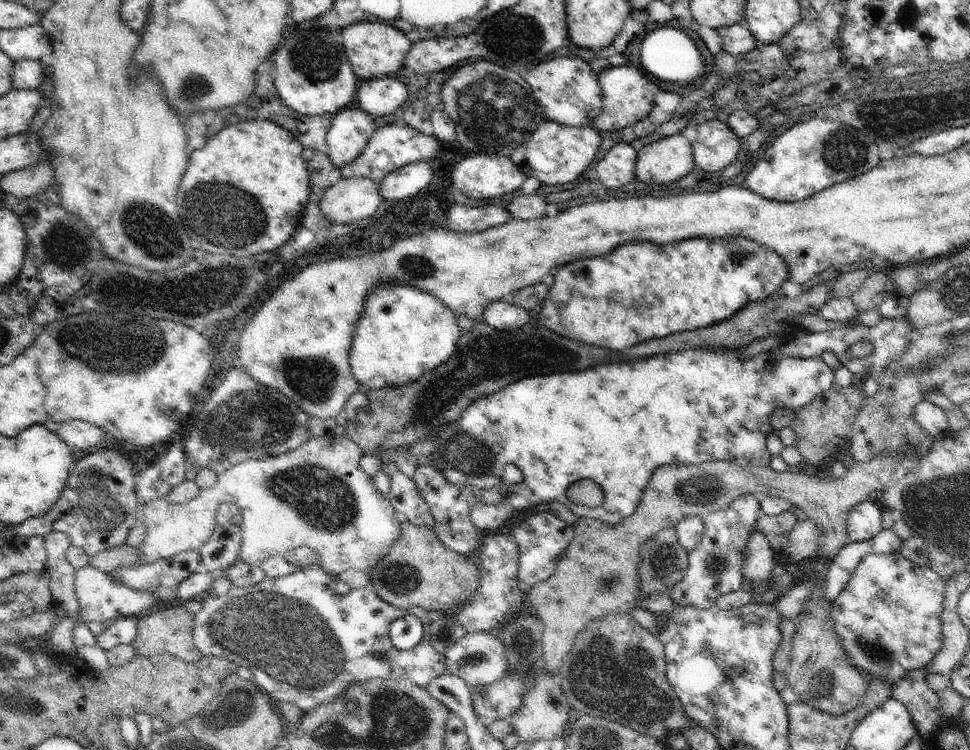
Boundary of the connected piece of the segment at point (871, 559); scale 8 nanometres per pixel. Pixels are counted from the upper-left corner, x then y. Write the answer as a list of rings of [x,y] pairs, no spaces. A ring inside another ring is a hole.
[[[901,550],[889,555],[866,555],[847,587],[832,602],[831,619],[849,656],[849,663],[856,669],[870,672],[873,678],[888,679],[893,686],[906,673],[927,667],[943,645],[941,616],[946,589],[947,582],[935,570],[916,565]]]

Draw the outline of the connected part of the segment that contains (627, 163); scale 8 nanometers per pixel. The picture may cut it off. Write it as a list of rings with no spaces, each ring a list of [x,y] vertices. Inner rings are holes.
[[[619,143],[602,161],[594,164],[594,170],[606,188],[618,188],[634,180],[637,156],[638,153],[630,144]]]

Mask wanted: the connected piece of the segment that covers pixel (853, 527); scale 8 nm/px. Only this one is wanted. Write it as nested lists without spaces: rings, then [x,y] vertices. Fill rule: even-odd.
[[[866,499],[856,505],[847,516],[847,534],[850,542],[861,543],[874,538],[881,530],[882,507]]]

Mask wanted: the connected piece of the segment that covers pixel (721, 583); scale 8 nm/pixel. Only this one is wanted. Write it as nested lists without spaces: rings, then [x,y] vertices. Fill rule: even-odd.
[[[745,494],[733,500],[730,506],[709,513],[704,522],[700,545],[688,552],[689,567],[680,582],[668,590],[672,600],[679,605],[709,609],[717,604],[718,598],[745,587],[745,556],[750,536],[755,531],[755,522],[760,516],[759,496]]]

